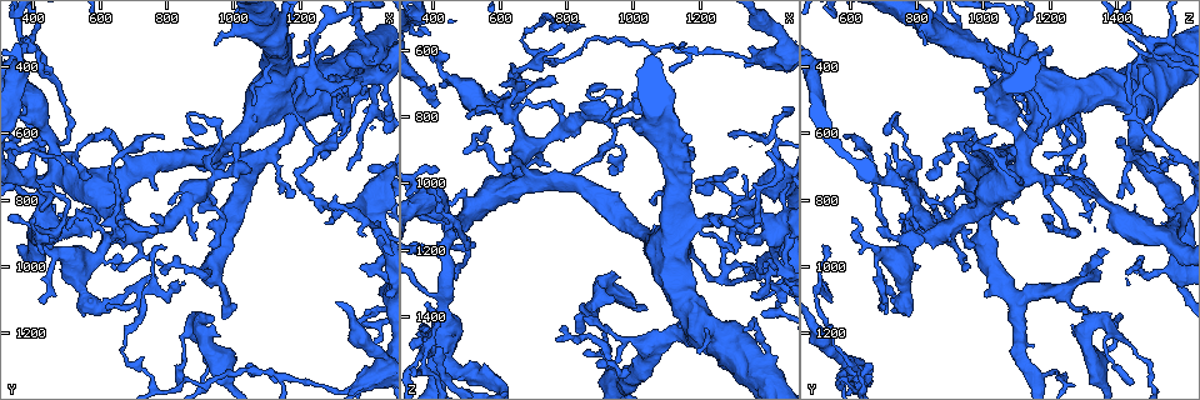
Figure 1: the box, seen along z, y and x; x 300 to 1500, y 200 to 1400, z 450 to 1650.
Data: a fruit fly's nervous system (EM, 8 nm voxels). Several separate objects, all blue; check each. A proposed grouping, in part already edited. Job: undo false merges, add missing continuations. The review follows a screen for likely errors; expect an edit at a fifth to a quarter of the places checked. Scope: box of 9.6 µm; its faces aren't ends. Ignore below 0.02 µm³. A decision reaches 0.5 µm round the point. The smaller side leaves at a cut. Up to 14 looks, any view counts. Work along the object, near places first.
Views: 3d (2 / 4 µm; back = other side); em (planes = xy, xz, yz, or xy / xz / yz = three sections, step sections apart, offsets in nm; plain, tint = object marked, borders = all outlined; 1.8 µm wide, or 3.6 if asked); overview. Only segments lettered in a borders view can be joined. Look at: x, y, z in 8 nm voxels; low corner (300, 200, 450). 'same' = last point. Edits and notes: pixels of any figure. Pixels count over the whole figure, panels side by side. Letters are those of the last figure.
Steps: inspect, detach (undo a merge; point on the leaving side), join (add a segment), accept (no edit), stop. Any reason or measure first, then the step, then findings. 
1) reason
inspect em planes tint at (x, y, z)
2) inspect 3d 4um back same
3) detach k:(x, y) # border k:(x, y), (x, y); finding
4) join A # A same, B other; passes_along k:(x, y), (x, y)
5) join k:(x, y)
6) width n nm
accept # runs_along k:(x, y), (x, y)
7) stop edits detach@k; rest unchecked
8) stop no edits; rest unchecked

thin neck
inspect em xz step 16 borders at (390, 320, 1490)

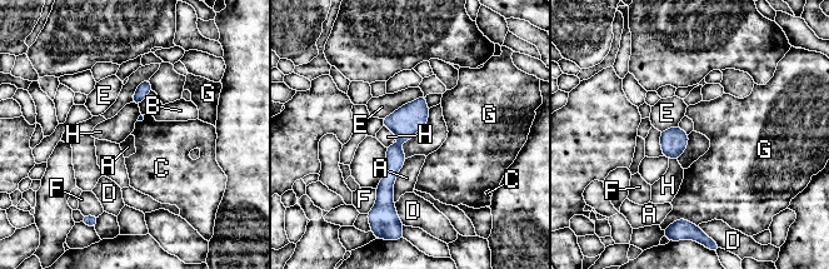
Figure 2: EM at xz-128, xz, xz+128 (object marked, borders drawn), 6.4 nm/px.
width 20 nm; longest_contact E 300 nm
accept # A other, B other, C other, D other, E other, F other, G other, H other; one neuron here

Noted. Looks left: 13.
sudden change in width
inspect 3d 2um back at (490, 730, 1120)

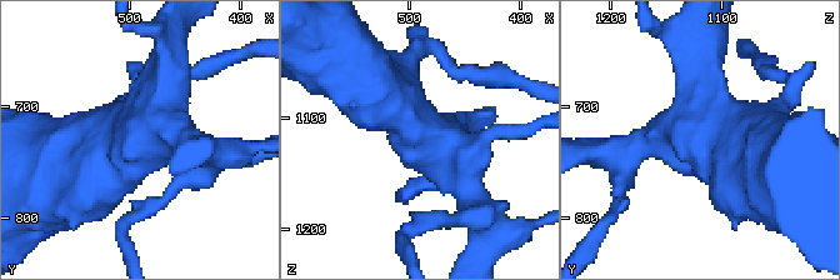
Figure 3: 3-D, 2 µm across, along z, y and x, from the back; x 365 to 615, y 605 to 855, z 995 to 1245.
need the tissue
inspect em planes borders at (482, 726, 1118)

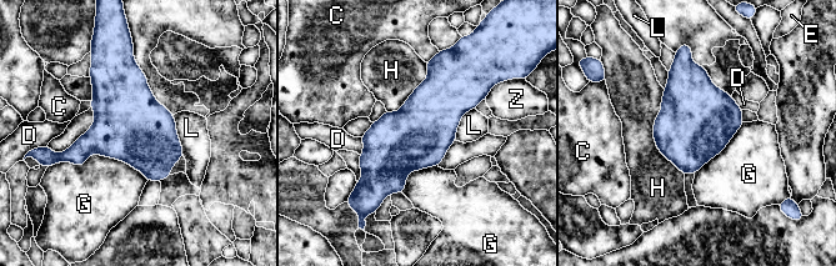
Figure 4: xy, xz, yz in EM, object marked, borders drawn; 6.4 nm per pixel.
longest_contact G 600 nm
accept # C other, D other, E other, G other, H other, L other, Z other; continuous, no second neuron

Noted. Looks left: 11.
free end
inspect em yz step 16 borders at (390, 660, 700)

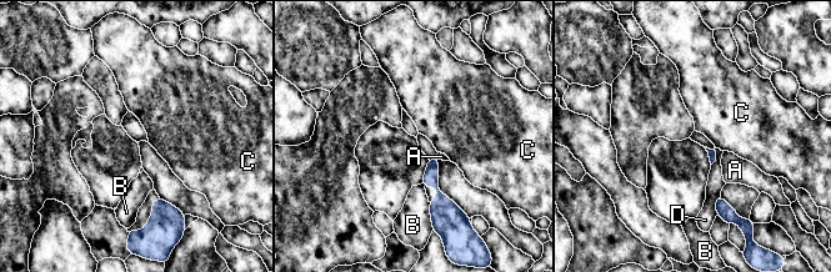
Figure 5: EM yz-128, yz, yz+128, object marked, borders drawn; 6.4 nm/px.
inspect em planes borders same

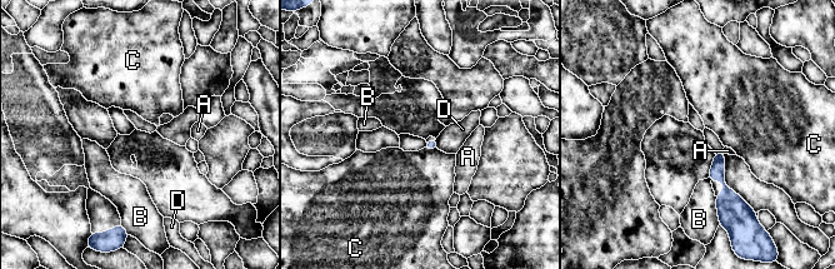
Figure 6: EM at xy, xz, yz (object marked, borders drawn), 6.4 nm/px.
accept # A other, B other, C other, D other; none of them fits

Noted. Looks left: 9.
sudden change in width
inspect em 3.6um planes tint at (1120, 460, 1170)

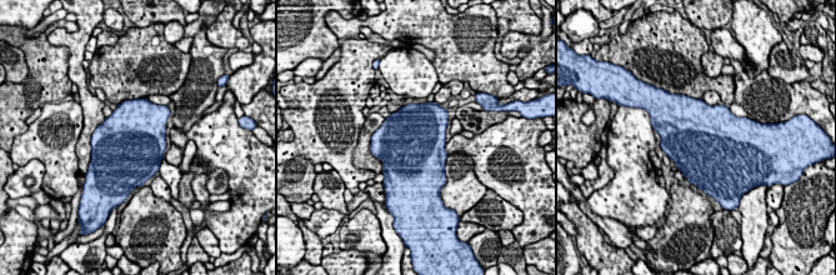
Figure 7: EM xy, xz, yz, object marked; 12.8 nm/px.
inspect em 3.6um planes borders same

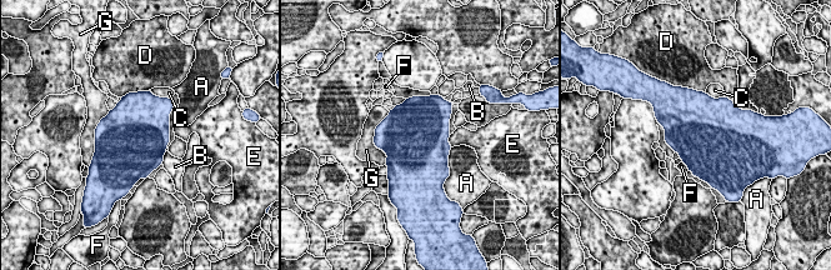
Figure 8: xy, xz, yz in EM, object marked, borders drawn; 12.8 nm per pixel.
width 850 nm; longest_contact D 380 nm
accept # A other, B other, C other, D other, E other, F other, G other; continuous, no second neuron

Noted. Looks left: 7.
inspect em 3.6um planes plain at (1280, 440, 1490)

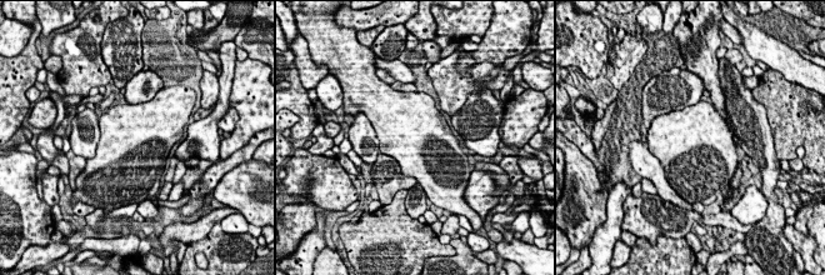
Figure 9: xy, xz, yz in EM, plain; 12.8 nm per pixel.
with the object marked
inspect em 3.6um planes tint same

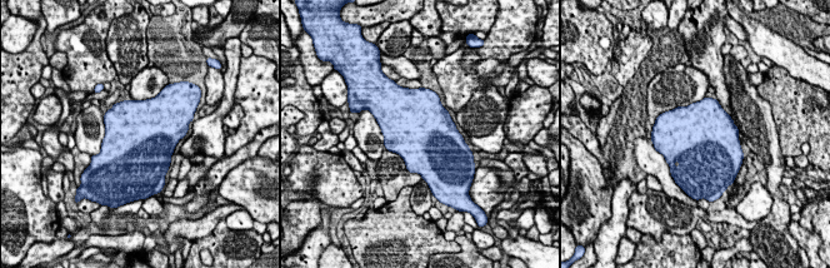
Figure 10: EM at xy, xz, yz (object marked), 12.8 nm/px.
inspect em 3.6um planes borders same

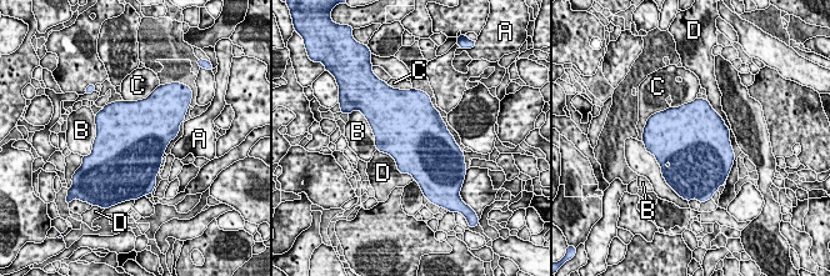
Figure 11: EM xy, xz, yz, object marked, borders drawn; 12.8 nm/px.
width 850 nm; longest_contact D 750 nm
accept # A other, B other, C other, D other; one neuron here

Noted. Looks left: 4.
branch point
inspect 3d 2um at (1420, 530, 1220)

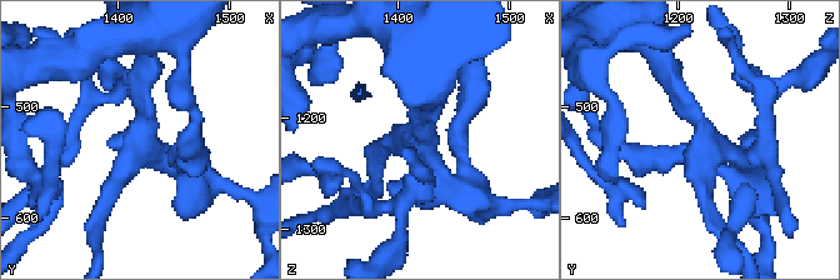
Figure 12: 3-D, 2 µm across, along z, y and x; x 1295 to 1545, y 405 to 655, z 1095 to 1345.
inspect em xy step 8 tint at (1418, 534, 1220)

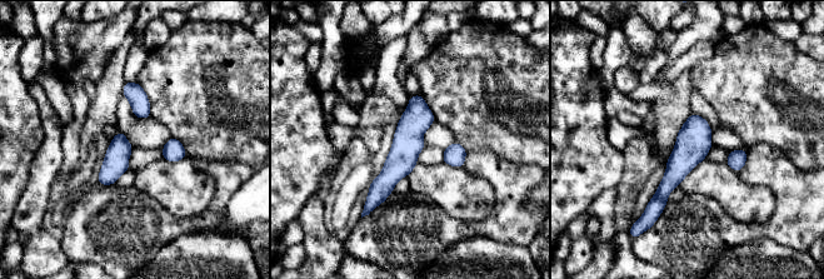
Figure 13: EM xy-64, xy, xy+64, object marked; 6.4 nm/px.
inspect em yz step 4 borders same

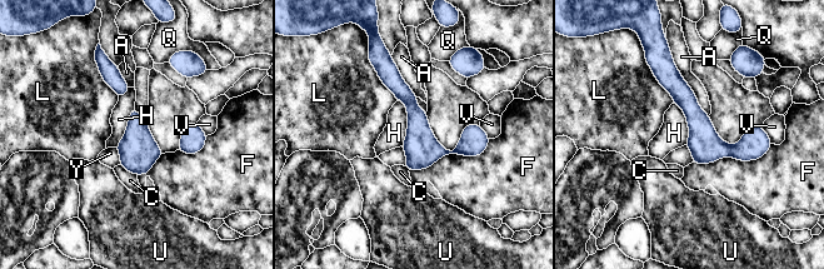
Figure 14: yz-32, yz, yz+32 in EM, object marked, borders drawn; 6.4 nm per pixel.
width 220 nm
accept # A other, C other, F other, H other, L other, Q other, U other, V other, Y other; runs_along 14:(672, 66), (722, 149), (765, 148); one neuron here

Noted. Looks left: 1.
stop no edits; rest unchecked

